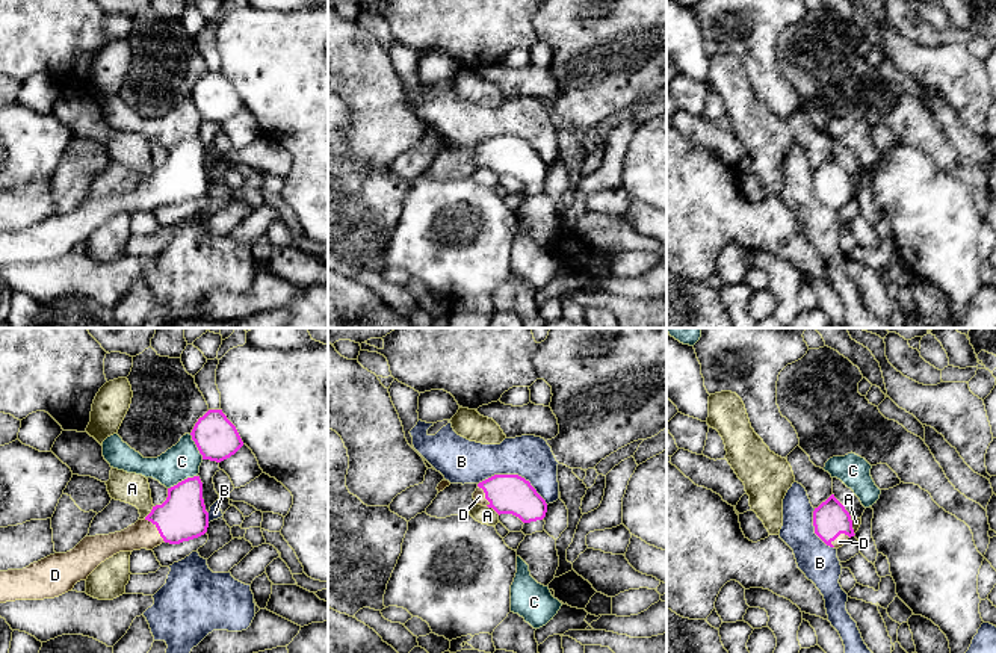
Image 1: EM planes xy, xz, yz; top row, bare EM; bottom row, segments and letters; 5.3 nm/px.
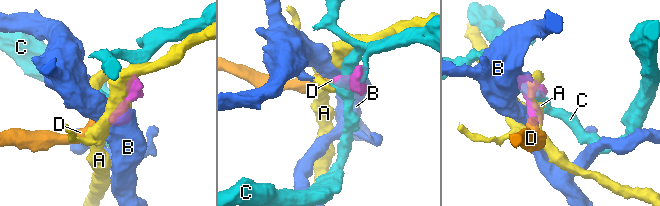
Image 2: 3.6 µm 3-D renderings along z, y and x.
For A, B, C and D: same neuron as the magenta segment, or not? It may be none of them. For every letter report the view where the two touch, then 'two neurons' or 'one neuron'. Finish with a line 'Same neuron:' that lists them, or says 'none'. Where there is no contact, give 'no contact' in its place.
A: xy | two neurons
B: xz | two neurons
C: xy | two neurons
D: xy | one neuron
Same neuron: D

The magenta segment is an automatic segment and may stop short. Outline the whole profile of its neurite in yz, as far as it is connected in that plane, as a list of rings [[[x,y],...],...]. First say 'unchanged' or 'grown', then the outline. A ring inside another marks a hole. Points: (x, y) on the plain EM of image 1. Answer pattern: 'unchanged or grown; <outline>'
grown; [[[831,156],[813,172],[815,195],[830,209],[839,210],[854,198],[852,181],[845,168]]]

